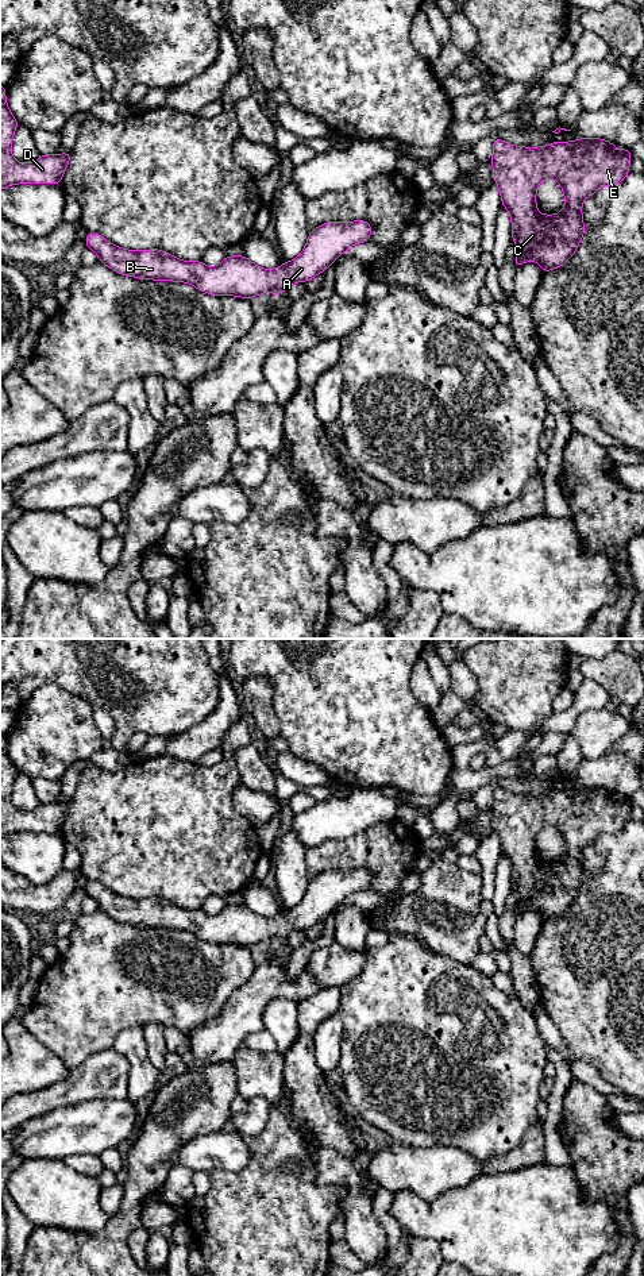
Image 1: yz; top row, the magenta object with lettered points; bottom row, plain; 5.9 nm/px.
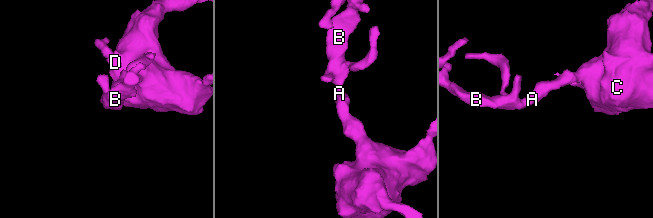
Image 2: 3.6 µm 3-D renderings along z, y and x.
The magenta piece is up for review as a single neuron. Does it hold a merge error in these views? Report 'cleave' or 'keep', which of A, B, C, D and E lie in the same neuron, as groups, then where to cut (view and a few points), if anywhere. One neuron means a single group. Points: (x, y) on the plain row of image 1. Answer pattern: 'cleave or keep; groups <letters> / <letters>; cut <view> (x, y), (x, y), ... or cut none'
keep; groups A B C D E; cut none

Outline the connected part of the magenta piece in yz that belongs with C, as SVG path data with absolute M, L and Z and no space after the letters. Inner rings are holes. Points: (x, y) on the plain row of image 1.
M578 785L575 790L518 795L494 786L493 826L512 866L516 915L535 909L545 921L575 902L585 882L582 849L601 834L622 830L630 820L632 801L613 793ZM545 826L555 826L564 840L566 852L558 863L540 863L536 857L536 836Z

